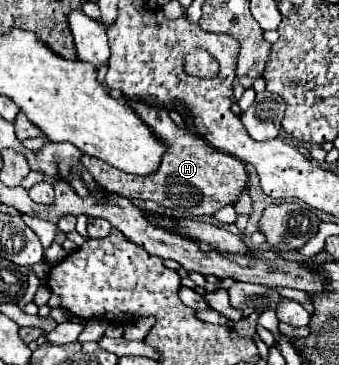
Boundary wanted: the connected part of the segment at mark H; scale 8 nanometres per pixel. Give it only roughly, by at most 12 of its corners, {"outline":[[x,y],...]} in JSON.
{"outline":[[122,100],[166,146],[150,176],[98,158],[82,166],[108,192],[212,216],[248,180],[164,108]]}

